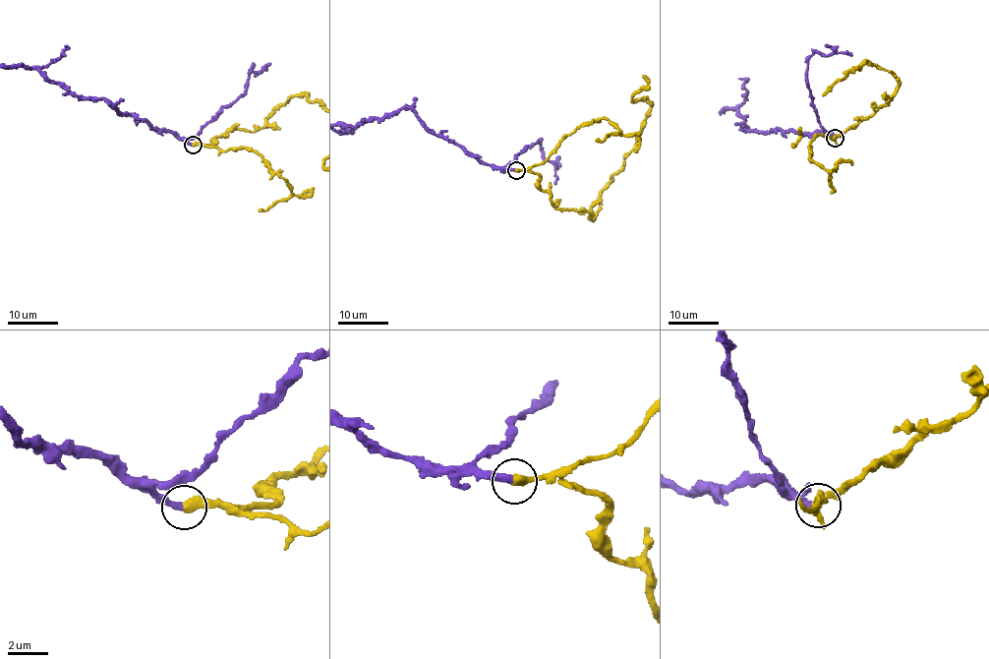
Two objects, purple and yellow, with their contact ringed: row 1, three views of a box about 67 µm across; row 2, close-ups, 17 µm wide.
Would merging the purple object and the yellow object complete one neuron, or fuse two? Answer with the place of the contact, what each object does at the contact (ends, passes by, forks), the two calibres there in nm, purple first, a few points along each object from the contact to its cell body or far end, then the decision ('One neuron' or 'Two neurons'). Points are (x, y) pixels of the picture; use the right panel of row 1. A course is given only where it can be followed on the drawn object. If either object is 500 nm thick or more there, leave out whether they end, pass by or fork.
Place: (835, 138). At the ring purple ends. At the ring yellow ends. Thickness 320 nm (purple) against 480 nm. One neuron

